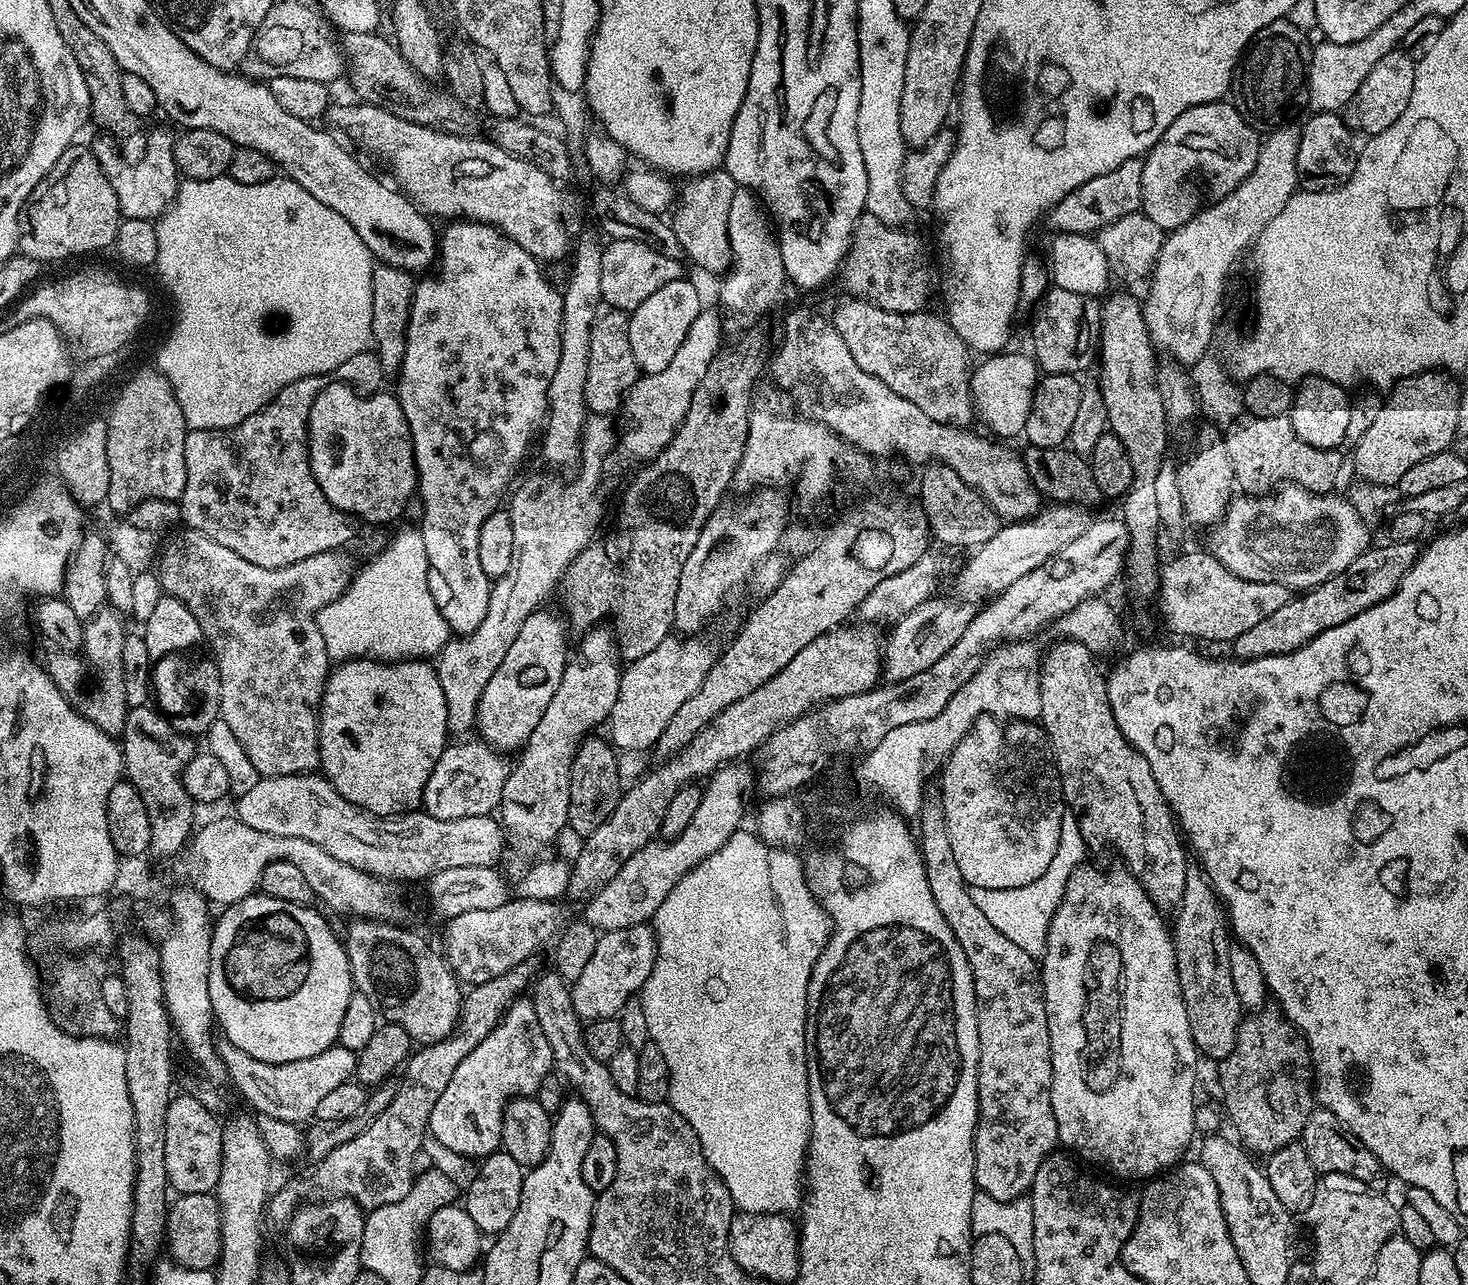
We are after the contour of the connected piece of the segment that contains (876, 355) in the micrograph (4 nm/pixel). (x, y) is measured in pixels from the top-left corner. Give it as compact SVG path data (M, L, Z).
M848 296L844 299L846 300L835 306L832 316L830 315L830 323L842 335L842 342L846 342L850 354L854 354L854 362L858 362L858 366L862 366L866 374L874 374L874 378L886 382L886 386L890 386L894 394L902 394L906 402L914 402L914 406L934 418L934 422L971 425L969 423L974 420L974 409L970 399L970 349L943 315L932 314L929 310L884 311L876 304L859 297Z

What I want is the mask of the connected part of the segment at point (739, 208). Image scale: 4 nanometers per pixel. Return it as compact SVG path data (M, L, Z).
M737 187L734 199L730 201L730 218L728 219L728 237L732 247L732 263L723 277L724 285L720 288L720 300L736 316L764 316L780 300L784 292L786 277L784 263L780 257L780 245L775 239L767 236L768 228L760 217L762 204L749 189Z

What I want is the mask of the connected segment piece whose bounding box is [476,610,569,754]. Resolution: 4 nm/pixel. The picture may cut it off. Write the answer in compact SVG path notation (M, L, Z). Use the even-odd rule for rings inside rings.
M544 611L532 612L530 618L522 622L514 646L510 646L506 658L502 658L502 666L494 670L494 678L486 682L486 690L482 690L482 698L476 707L479 735L485 744L504 754L523 749L530 734L534 734L534 726L542 722L542 714L546 714L546 706L550 706L550 698L554 698L554 690L558 690L558 682L564 677L564 665L569 655L564 645L566 624L559 615L556 617L554 613Z

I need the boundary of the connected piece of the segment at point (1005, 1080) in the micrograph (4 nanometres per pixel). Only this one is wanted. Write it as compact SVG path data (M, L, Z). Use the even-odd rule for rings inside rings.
M932 790L924 797L918 821L918 843L920 856L924 859L926 882L930 882L930 894L942 910L942 916L950 922L966 962L970 962L970 974L974 978L976 995L976 1017L978 1018L978 1042L980 1043L980 1064L978 1065L978 1100L980 1118L976 1123L976 1186L983 1195L999 1201L1012 1201L1023 1197L1031 1189L1034 1174L1047 1156L1051 1156L1058 1144L1060 1131L1054 1118L1052 1105L1052 1051L1048 1015L1044 1005L1044 985L1037 957L1026 954L1022 946L1010 942L998 926L986 919L978 910L972 897L972 889L958 870L954 850L950 846L950 834L946 830L944 804L939 791Z

